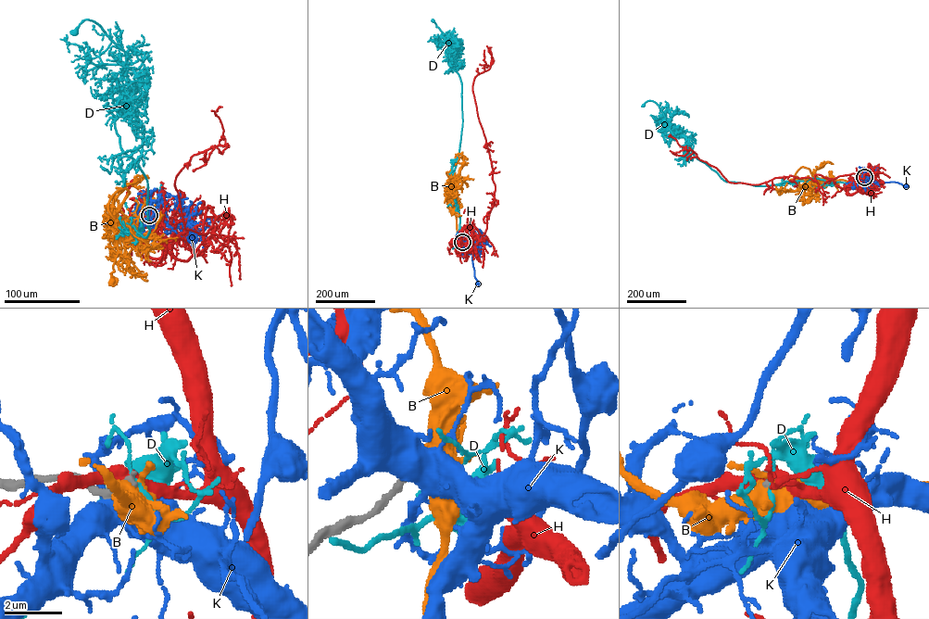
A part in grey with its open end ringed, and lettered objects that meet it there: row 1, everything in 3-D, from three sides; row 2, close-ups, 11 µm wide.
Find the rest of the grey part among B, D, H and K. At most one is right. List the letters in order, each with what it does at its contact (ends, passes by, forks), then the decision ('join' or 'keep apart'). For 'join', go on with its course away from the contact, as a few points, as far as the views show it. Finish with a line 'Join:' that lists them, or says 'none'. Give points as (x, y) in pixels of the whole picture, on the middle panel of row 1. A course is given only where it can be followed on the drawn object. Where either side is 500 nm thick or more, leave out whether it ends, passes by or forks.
B: it forks | keep apart
D: it passes by | keep apart
H: it passes by | keep apart
K: keep apart
Join: none

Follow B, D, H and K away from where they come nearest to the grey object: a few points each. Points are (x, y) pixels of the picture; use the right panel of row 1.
B: (864, 177), (863, 172), (854, 181), (830, 179), (818, 183), (795, 180), (793, 183), (801, 193), (803, 204)
D: (864, 177), (761, 186), (726, 182), (694, 155), (691, 140), (669, 125), (656, 103), (643, 105)
H: (864, 177), (867, 184), (859, 190), (867, 175), (869, 164)
K: (864, 177), (861, 182), (867, 184), (893, 182), (907, 185)

